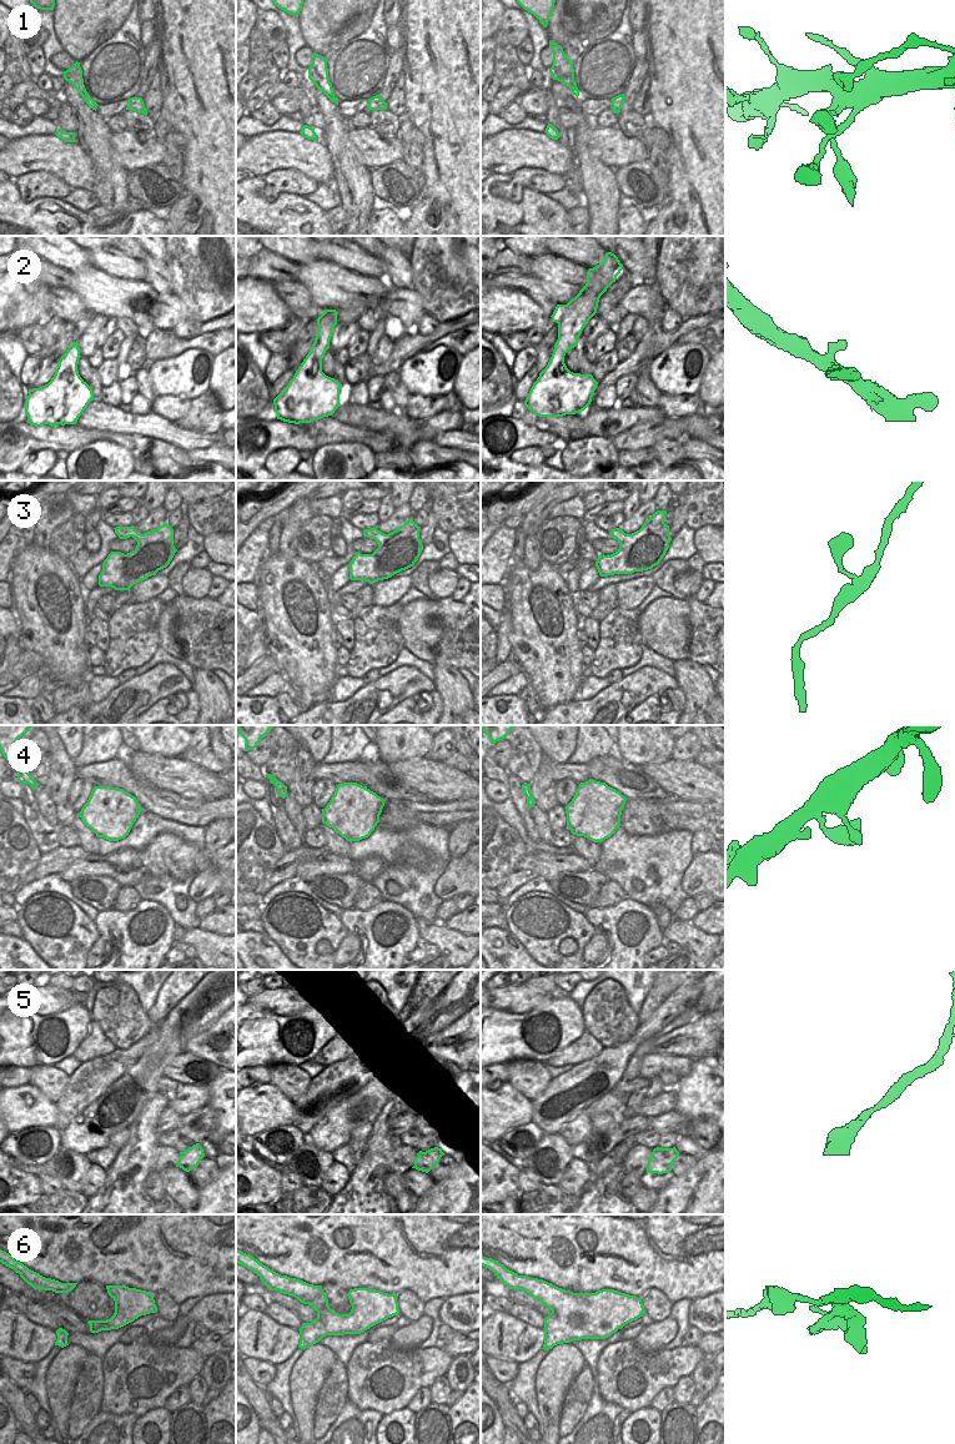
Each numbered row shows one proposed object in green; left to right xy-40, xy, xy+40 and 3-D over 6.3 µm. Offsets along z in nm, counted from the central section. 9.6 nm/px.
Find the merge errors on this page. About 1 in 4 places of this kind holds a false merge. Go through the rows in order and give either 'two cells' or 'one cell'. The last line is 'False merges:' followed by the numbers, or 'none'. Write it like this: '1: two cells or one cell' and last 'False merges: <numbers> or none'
1: one cell
2: one cell
3: one cell
4: one cell
5: one cell
6: one cell
False merges: none

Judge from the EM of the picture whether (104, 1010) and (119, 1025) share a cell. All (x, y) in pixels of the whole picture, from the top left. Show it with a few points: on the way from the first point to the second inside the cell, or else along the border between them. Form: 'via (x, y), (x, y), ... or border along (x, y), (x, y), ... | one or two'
via (107, 1014), (115, 1021) | one

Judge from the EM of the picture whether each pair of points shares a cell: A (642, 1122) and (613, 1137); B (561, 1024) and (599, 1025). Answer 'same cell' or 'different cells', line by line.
A: same cell
B: different cells

